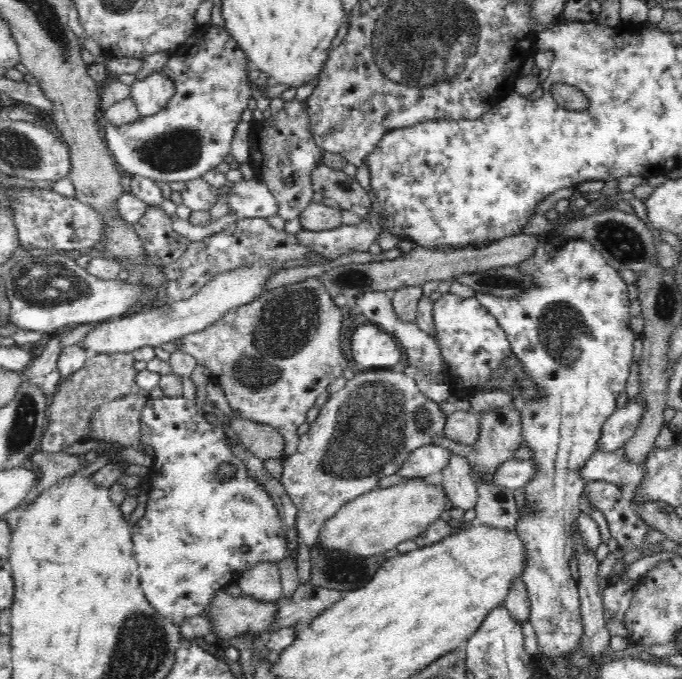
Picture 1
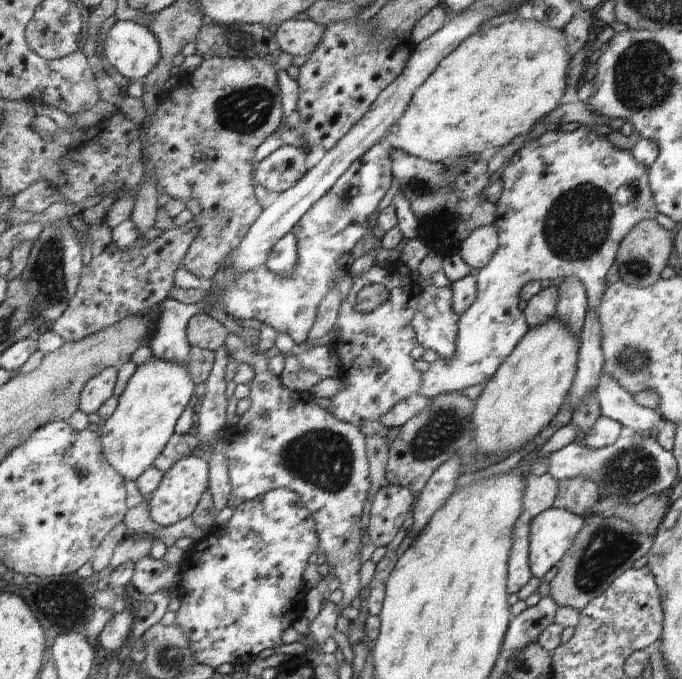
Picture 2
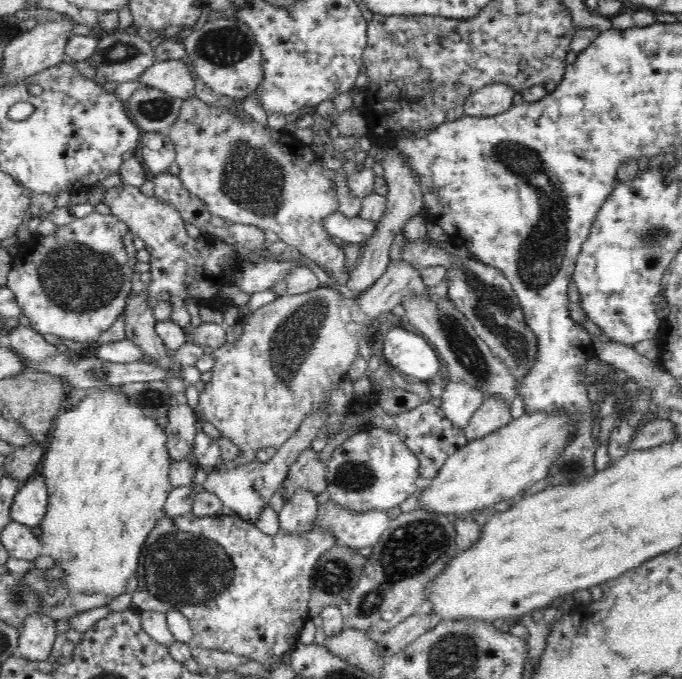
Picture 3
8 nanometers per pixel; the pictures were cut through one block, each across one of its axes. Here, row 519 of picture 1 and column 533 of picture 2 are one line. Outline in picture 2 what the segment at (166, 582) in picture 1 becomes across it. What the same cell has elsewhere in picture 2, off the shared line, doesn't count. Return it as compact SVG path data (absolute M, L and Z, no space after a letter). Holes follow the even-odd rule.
M579 126L573 132L545 132L537 140L531 140L529 146L517 150L511 158L511 164L503 172L503 194L495 202L499 206L499 218L495 228L499 232L501 246L493 258L475 278L479 284L477 302L459 322L459 344L457 356L453 360L437 358L433 366L423 374L423 396L431 400L441 394L453 394L455 390L465 390L469 386L489 384L501 366L511 358L519 342L531 332L531 326L525 318L525 312L519 310L521 290L529 282L543 280L561 280L575 276L583 282L587 292L587 306L595 306L601 294L607 290L607 270L615 264L615 252L623 236L641 220L655 220L659 214L655 200L649 190L647 166L635 162L629 150L613 148L603 136L595 136L585 126Z

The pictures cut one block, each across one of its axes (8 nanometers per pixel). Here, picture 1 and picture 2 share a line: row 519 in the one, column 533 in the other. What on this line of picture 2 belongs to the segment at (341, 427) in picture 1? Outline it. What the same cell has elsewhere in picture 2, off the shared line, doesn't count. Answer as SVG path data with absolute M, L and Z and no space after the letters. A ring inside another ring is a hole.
M551 284L549 288L537 292L531 302L527 304L527 308L523 310L525 312L525 318L533 328L537 326L543 326L547 320L551 320L557 312L557 304L559 304L559 288L557 284Z

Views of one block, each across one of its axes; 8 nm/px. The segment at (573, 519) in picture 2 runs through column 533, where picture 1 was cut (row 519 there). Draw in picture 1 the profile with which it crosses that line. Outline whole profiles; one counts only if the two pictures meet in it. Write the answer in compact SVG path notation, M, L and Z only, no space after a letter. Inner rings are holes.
M558 212L560 216L554 220L554 222L546 222L544 230L540 234L534 236L536 240L536 248L532 252L530 258L514 264L514 268L524 274L528 278L528 286L524 292L520 292L516 298L506 298L506 296L492 296L492 294L482 294L482 292L476 292L474 298L480 300L482 306L486 306L490 310L490 314L498 320L498 324L504 328L504 332L508 334L508 340L512 344L512 354L524 364L524 368L530 372L530 378L538 384L536 388L540 390L540 398L536 400L528 400L522 408L520 408L520 414L522 414L522 436L526 440L524 446L530 448L530 462L534 462L534 474L532 474L532 480L526 482L520 492L518 492L518 498L522 500L522 508L520 508L520 516L518 516L518 524L516 524L516 532L520 536L520 540L524 542L524 548L526 548L526 556L528 556L528 562L526 562L526 568L524 568L524 582L526 582L526 590L528 590L528 598L530 598L530 624L532 628L536 630L536 636L538 636L538 646L540 646L540 654L548 654L550 656L558 656L558 654L566 654L566 652L574 652L578 648L578 640L586 638L584 636L584 622L582 622L582 602L580 602L580 596L578 596L578 582L574 580L572 576L572 570L570 570L570 556L574 552L574 528L576 528L576 520L580 516L580 498L584 494L584 478L582 478L582 468L584 464L590 460L590 456L598 450L598 440L602 438L602 430L604 430L604 424L606 420L618 410L616 408L616 398L620 392L626 390L626 382L630 378L630 366L632 366L632 344L634 344L634 338L636 334L630 332L628 328L628 322L630 322L630 304L632 304L632 298L634 298L634 292L632 292L632 286L628 286L620 276L618 276L618 270L612 268L606 258L596 252L588 242L582 242L578 236L558 236L560 230L566 230L566 224L568 224L568 216L566 212Z

